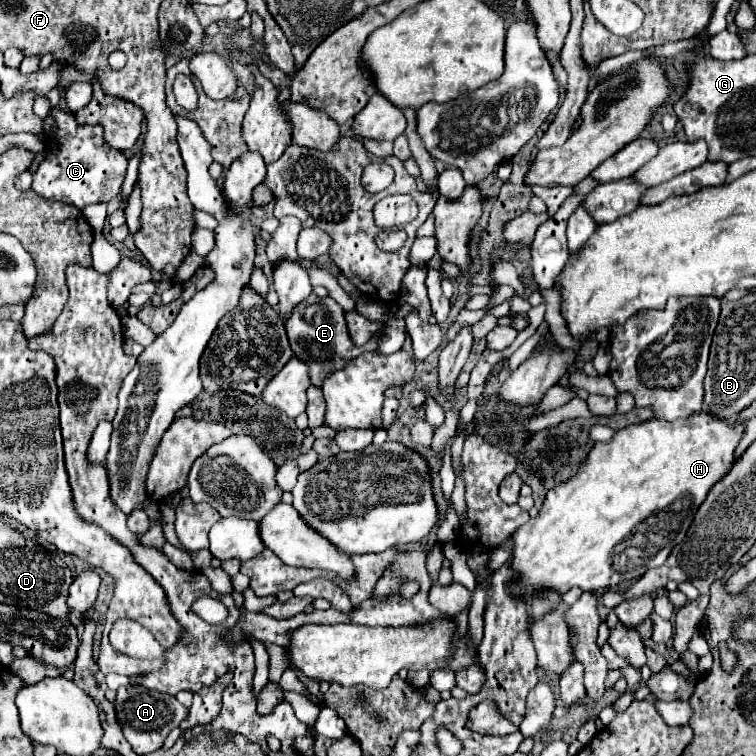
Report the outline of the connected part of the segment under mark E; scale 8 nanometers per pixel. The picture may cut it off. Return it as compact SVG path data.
M316 293L308 295L296 311L286 319L286 333L292 345L292 351L298 359L304 359L310 369L310 379L314 387L322 387L322 381L348 365L352 359L362 355L362 347L356 347L346 331L346 321L344 321L344 309L332 299L332 297L318 297Z

